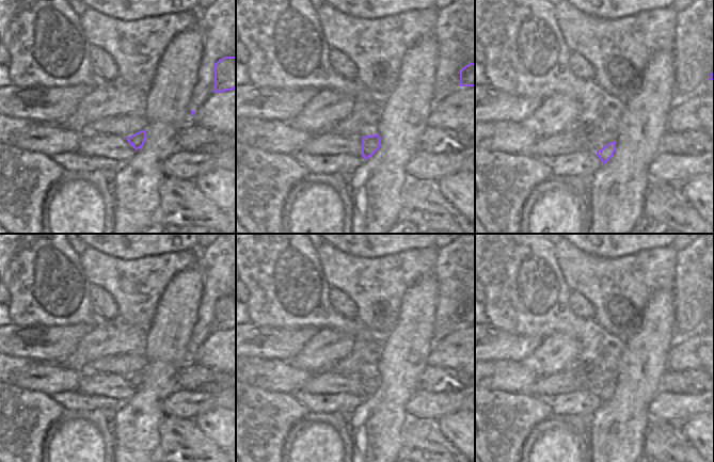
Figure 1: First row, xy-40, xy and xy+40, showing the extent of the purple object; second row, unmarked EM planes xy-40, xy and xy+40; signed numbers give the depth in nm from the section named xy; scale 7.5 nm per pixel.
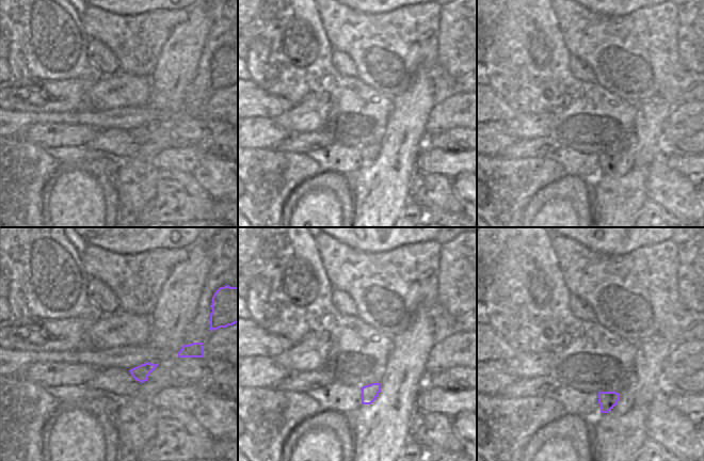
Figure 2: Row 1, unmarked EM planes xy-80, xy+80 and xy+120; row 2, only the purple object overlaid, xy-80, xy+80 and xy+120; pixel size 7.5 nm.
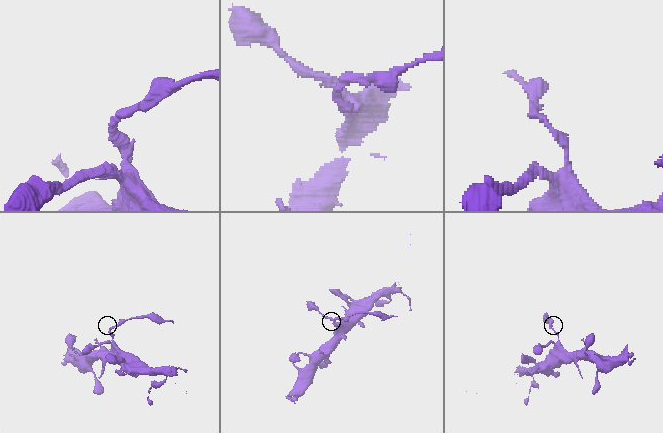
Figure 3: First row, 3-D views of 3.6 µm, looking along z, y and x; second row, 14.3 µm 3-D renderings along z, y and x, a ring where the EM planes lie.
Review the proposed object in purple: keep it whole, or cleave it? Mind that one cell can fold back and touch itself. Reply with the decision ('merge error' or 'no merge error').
merge error

